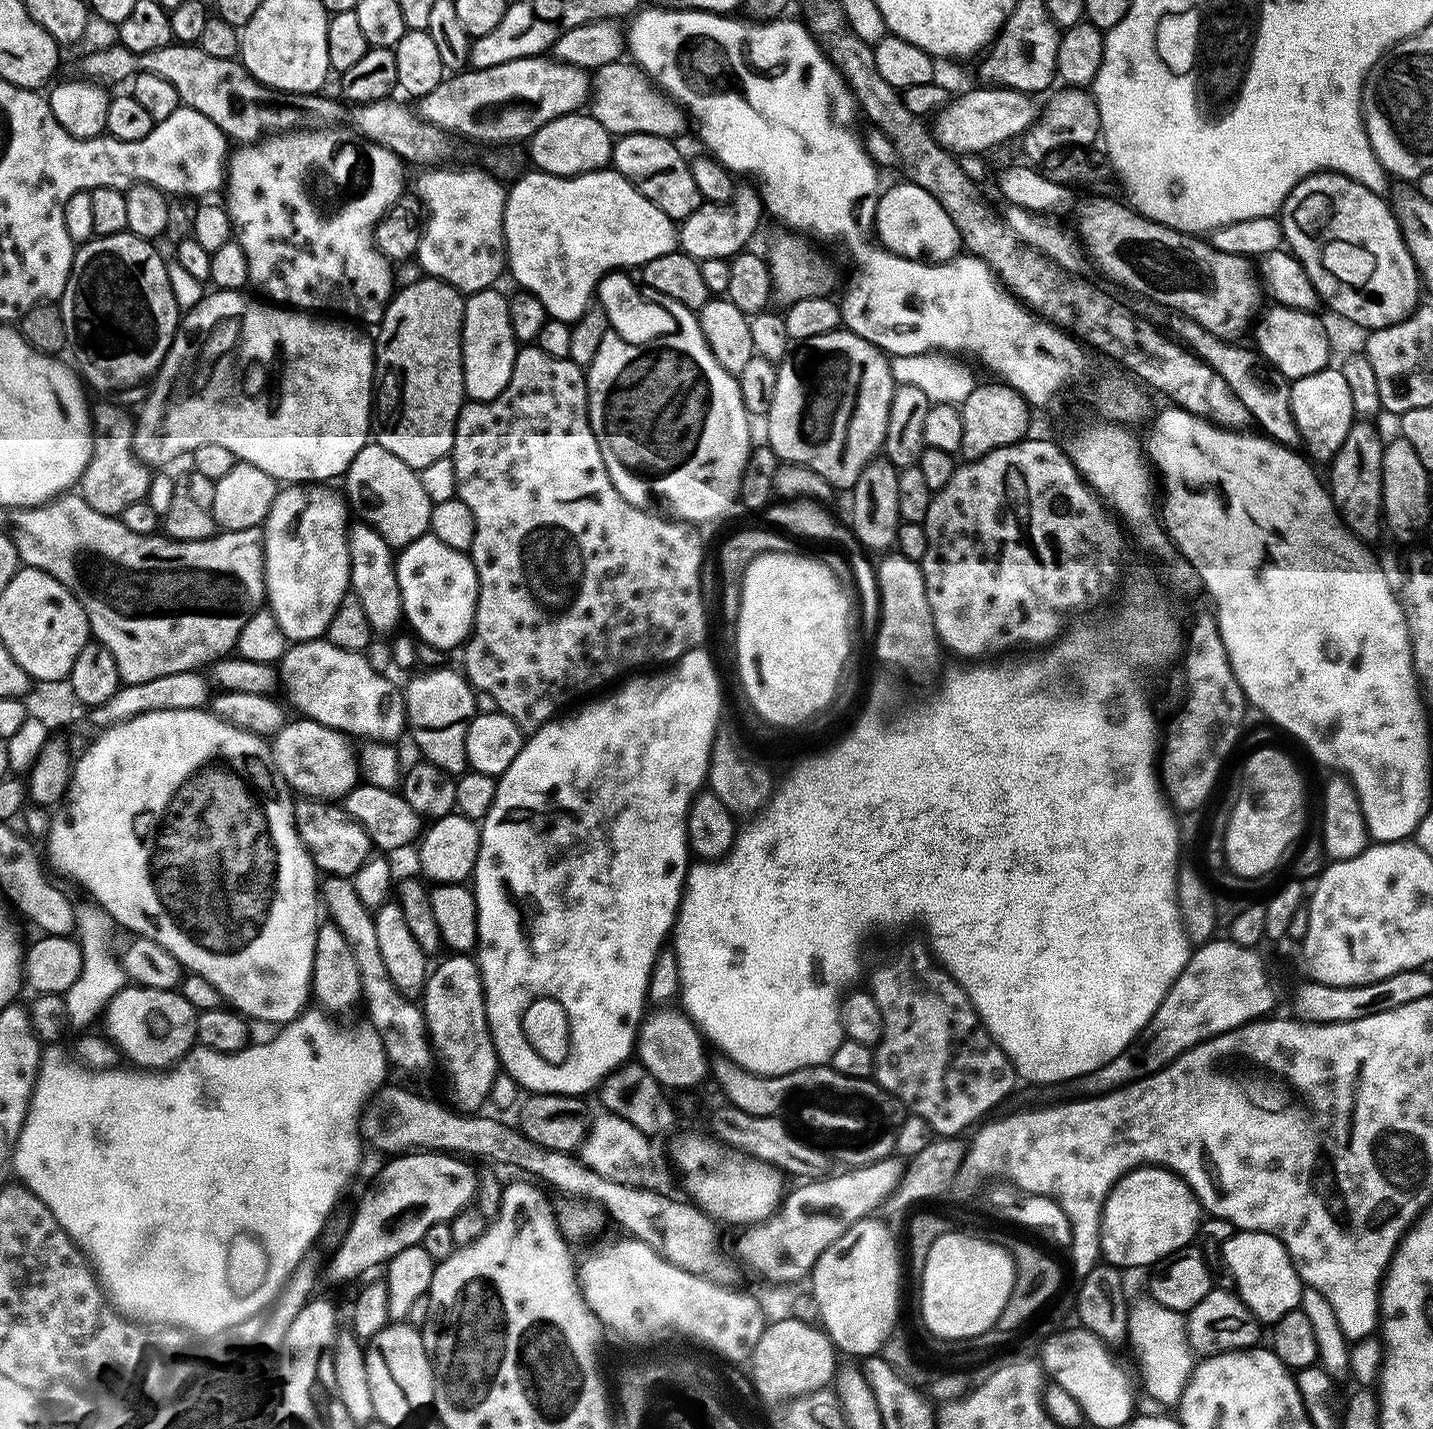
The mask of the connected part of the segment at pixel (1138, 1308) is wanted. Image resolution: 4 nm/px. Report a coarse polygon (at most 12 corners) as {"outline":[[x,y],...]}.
{"outline":[[1131,1303],[1147,1394],[1177,1405],[1195,1368],[1183,1313]]}

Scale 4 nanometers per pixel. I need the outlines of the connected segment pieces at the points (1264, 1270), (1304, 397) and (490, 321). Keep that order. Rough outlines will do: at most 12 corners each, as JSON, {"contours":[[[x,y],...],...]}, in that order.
{"contours":[[[1237,1231],[1224,1260],[1261,1325],[1300,1306],[1302,1281],[1277,1236]],[[1329,366],[1291,381],[1303,451],[1338,454],[1354,423],[1350,385]],[[508,296],[464,302],[464,390],[493,400],[510,382],[518,341]]]}

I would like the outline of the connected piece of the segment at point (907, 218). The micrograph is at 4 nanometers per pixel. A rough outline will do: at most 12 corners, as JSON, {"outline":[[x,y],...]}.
{"outline":[[922,186],[885,187],[879,243],[895,256],[952,259],[950,214]]}

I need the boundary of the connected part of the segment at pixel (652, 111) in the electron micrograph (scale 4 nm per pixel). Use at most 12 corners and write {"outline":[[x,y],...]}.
{"outline":[[643,68],[591,73],[587,111],[610,133],[676,138],[685,113]]}

